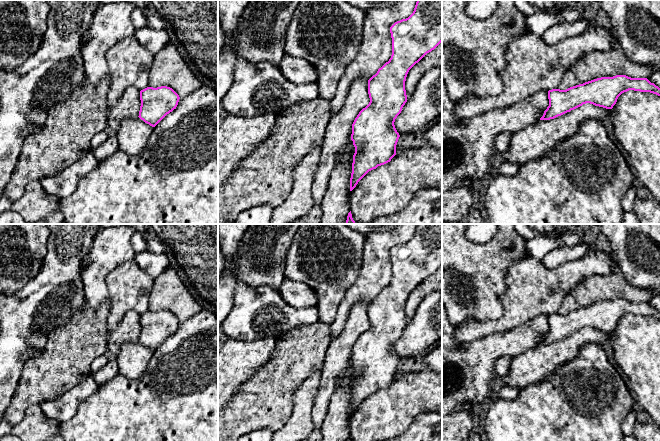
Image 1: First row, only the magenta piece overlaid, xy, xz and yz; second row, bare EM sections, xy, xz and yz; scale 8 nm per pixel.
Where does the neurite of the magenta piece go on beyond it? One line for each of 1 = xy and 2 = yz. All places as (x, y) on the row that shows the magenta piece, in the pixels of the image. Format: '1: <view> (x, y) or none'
1: none
2: none

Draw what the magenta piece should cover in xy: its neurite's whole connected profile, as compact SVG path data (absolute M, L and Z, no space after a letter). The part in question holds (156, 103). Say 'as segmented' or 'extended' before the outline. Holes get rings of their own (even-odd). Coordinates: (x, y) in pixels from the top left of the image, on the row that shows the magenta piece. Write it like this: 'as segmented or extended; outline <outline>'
as segmented; outline M147 87L140 91L139 118L155 127L167 114L176 109L179 95L170 87Z

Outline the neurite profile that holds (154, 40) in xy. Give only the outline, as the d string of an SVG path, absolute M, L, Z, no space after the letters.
M147 26L135 30L134 36L141 45L146 47L153 54L158 53L170 43L170 34L167 28L158 30Z

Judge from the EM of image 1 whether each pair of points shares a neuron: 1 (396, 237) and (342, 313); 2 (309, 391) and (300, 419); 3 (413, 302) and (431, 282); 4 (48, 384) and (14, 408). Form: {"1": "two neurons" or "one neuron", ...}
{"1": "one neuron", "2": "one neuron", "3": "one neuron", "4": "one neuron"}

